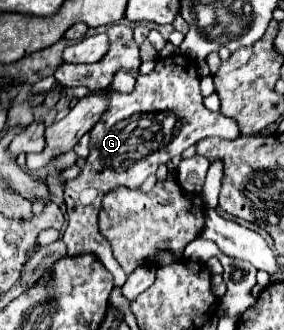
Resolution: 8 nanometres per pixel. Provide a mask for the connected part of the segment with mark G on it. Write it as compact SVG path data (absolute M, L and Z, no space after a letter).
M179 54L159 58L151 74L137 78L133 94L113 94L109 110L91 130L91 152L85 160L83 172L79 178L65 184L67 228L63 242L67 244L69 256L95 254L113 274L115 288L121 288L127 274L113 258L111 244L97 228L97 214L101 210L103 196L119 186L139 188L149 174L157 172L159 164L167 164L173 156L207 136L233 140L239 136L239 128L237 122L229 120L221 112L209 112L203 106L197 64L187 56Z

